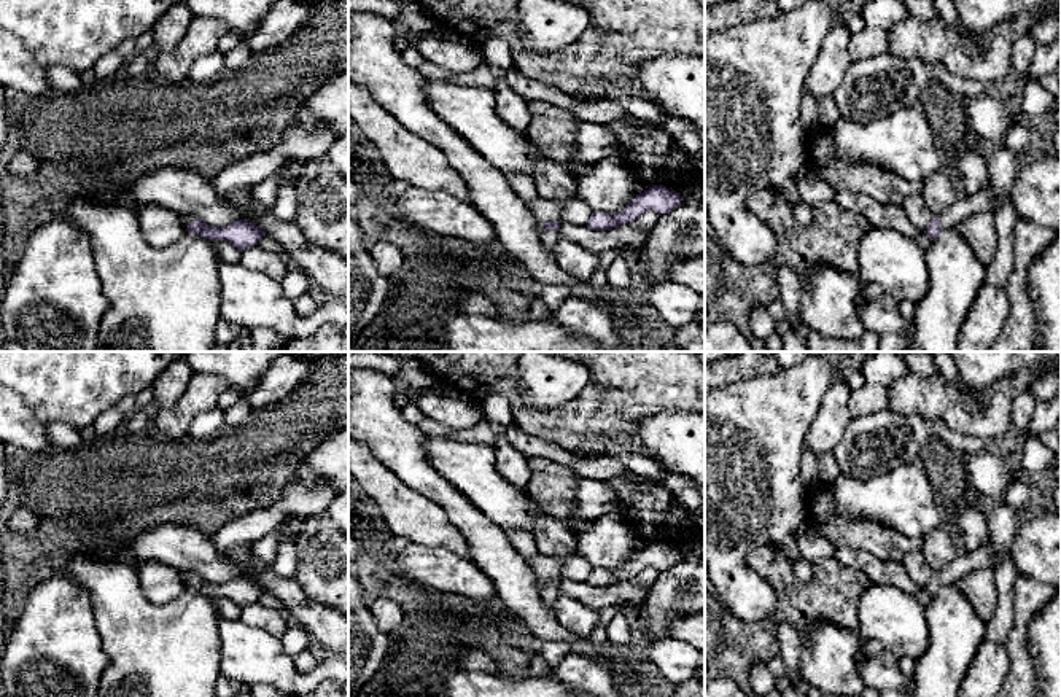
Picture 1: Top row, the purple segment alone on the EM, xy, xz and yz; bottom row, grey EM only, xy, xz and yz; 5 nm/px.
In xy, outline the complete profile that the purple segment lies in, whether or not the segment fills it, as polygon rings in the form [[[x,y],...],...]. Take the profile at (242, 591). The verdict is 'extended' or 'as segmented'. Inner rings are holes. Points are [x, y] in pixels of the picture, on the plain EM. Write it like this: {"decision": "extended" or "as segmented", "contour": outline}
{"decision": "as segmented", "contour": [[[197,574],[192,579],[186,579],[186,587],[213,598],[226,597],[232,600],[239,608],[258,602],[258,598],[266,594],[264,587],[259,582],[245,574],[234,578],[226,584],[213,584]]]}

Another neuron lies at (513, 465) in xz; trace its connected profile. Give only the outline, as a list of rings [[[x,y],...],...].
[[[493,425],[496,433],[495,466],[496,471],[514,487],[525,490],[531,479],[528,457],[511,446],[506,426]]]

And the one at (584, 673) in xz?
[[[569,652],[557,667],[555,678],[592,697],[627,697],[612,678],[609,662]]]

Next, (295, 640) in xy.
[[[293,622],[280,638],[285,654],[296,657],[301,651],[309,649],[312,637],[296,622]]]

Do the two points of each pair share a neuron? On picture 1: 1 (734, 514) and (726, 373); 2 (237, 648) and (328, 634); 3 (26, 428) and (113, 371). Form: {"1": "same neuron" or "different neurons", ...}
{"1": "different neurons", "2": "different neurons", "3": "different neurons"}

